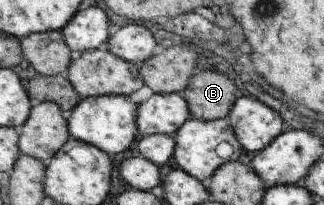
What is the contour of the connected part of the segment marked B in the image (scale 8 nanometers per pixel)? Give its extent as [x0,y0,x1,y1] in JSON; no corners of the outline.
[183,69,238,121]

